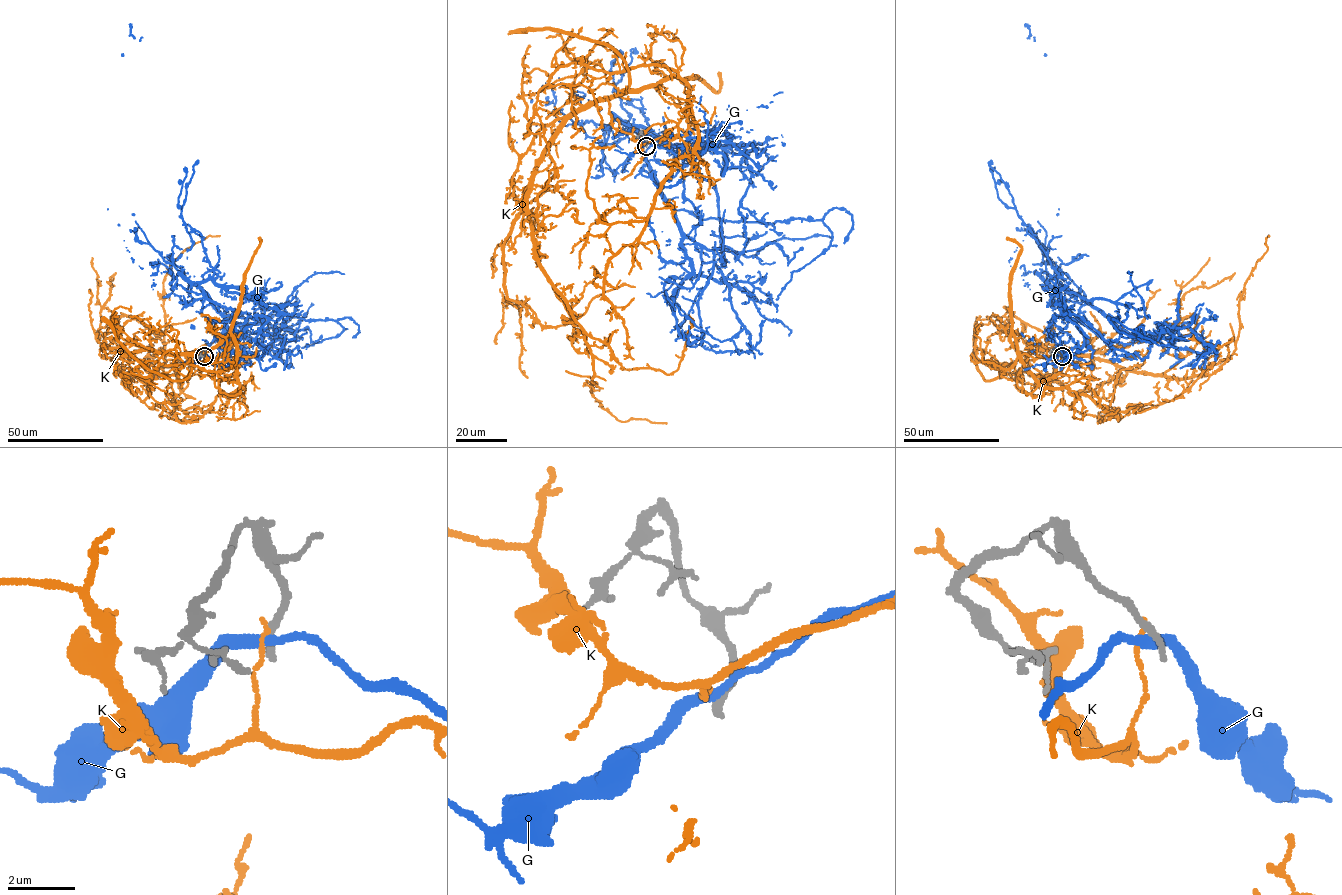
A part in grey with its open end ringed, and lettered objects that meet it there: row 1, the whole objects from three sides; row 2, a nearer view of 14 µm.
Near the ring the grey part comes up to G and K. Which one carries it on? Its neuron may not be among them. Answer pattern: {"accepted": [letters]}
{"accepted": []}

